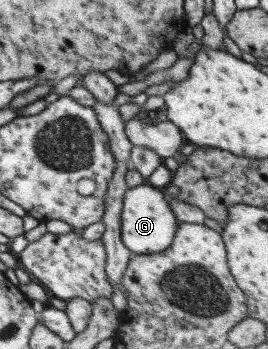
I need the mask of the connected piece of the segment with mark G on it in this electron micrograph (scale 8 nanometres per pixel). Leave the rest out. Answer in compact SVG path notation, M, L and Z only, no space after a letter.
M148 183L125 189L120 213L120 239L131 254L144 255L165 250L172 241L176 222L173 211L169 209L168 202L161 194L161 189Z

